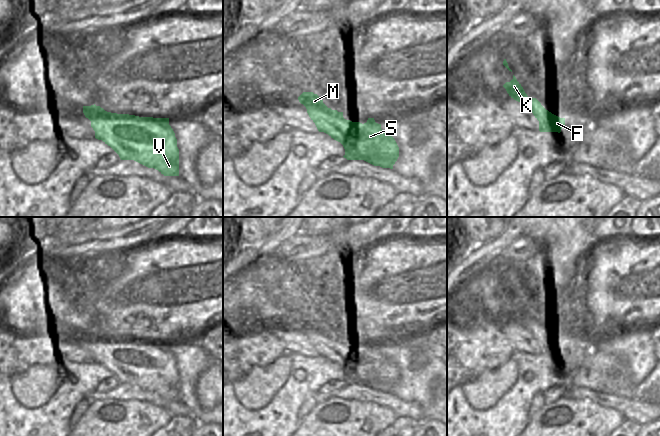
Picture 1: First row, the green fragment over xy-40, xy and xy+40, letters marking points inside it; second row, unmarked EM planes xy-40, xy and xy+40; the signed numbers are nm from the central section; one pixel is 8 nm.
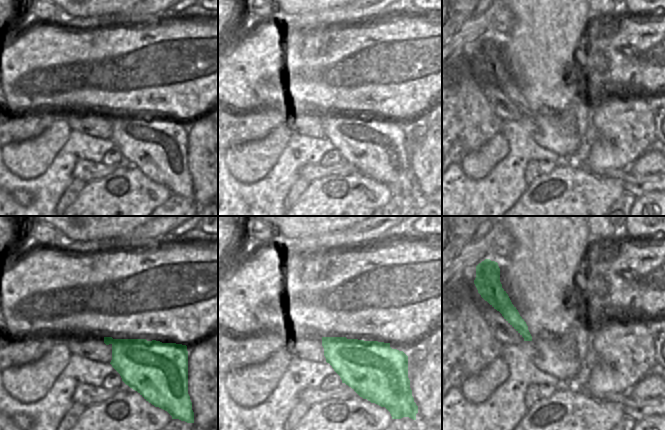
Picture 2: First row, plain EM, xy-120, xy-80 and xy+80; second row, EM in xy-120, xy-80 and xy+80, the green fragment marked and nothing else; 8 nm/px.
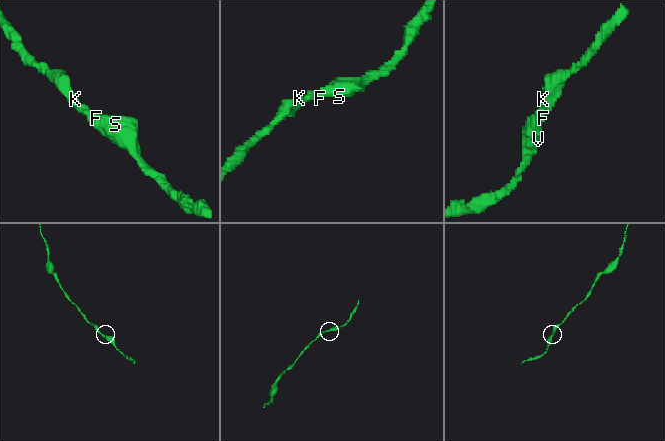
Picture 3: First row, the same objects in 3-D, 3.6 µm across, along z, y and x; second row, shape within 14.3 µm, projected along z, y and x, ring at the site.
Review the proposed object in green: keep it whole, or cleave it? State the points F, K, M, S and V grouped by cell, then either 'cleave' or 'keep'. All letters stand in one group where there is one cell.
F K M S V; keep

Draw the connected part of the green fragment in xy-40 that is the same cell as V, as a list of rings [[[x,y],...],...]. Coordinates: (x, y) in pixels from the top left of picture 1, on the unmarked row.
[[[95,328],[83,330],[83,337],[91,345],[91,351],[95,355],[95,362],[110,370],[121,384],[134,384],[148,392],[158,394],[164,400],[179,400],[179,373],[175,357],[169,349],[169,342],[139,341],[129,338],[111,337]]]

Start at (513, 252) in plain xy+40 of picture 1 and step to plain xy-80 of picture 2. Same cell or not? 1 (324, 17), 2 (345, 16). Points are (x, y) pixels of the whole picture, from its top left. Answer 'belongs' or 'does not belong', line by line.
1: belongs
2: belongs

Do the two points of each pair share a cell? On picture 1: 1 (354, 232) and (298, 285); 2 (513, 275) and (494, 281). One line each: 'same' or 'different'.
1: different
2: different

